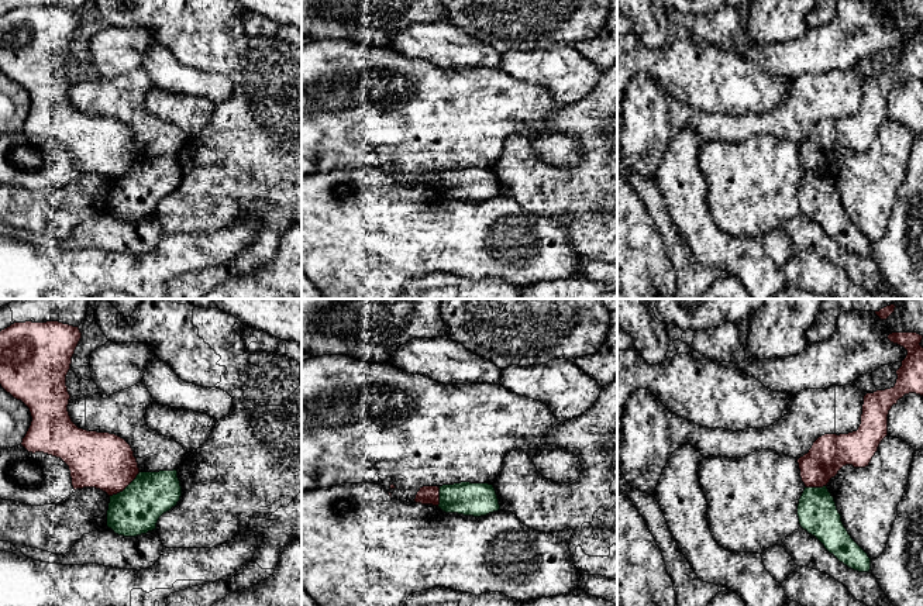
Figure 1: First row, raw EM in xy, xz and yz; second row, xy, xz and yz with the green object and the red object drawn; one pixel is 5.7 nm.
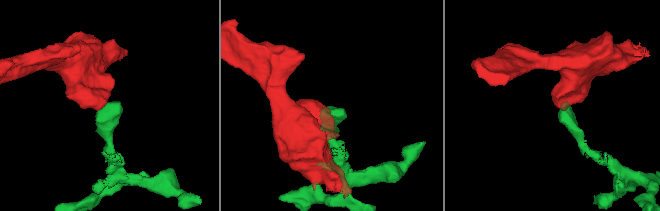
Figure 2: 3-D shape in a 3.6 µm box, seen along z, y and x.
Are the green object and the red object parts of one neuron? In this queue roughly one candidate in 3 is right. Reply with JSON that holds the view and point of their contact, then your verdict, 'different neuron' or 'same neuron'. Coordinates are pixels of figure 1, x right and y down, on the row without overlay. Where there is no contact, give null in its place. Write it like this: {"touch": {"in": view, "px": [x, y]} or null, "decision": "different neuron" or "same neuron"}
{"touch": {"in": "xy", "px": [126, 172]}, "decision": "different neuron"}

